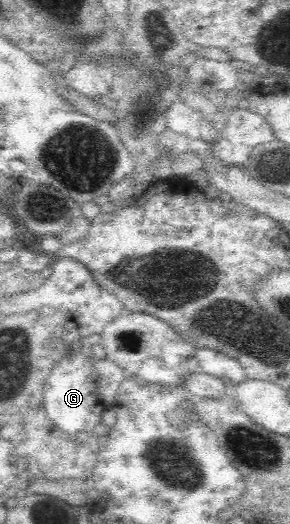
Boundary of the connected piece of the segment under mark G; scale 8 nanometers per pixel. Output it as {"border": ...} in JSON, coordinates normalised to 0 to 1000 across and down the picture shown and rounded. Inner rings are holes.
{"border":[[[238,677],[238,685],[210,685],[197,693],[197,708],[162,719],[148,746],[148,773],[169,800],[224,826],[266,826],[293,819],[321,819],[348,800],[355,777],[334,761],[334,739],[321,731],[321,716],[307,716],[307,685],[286,677]]]}

